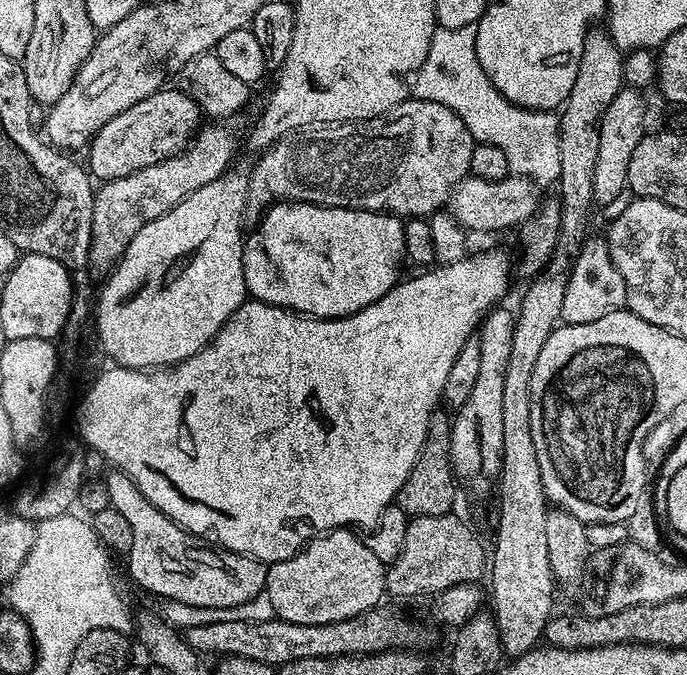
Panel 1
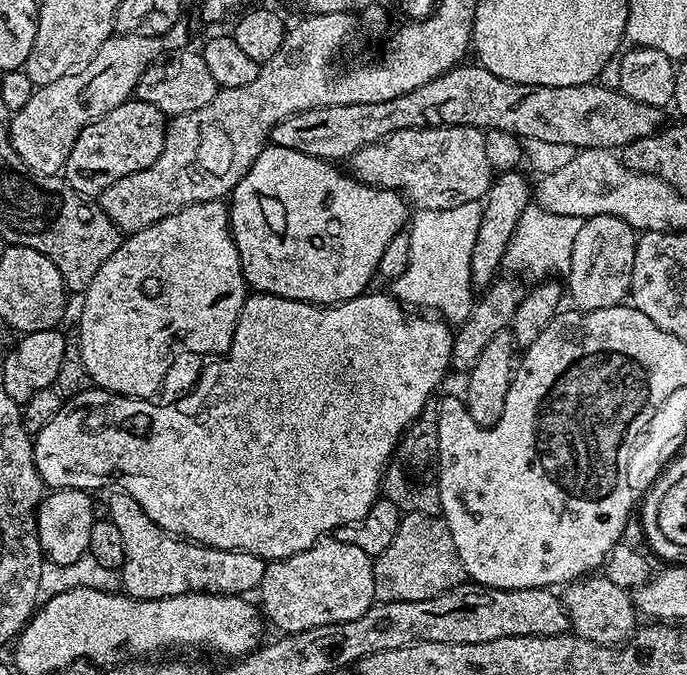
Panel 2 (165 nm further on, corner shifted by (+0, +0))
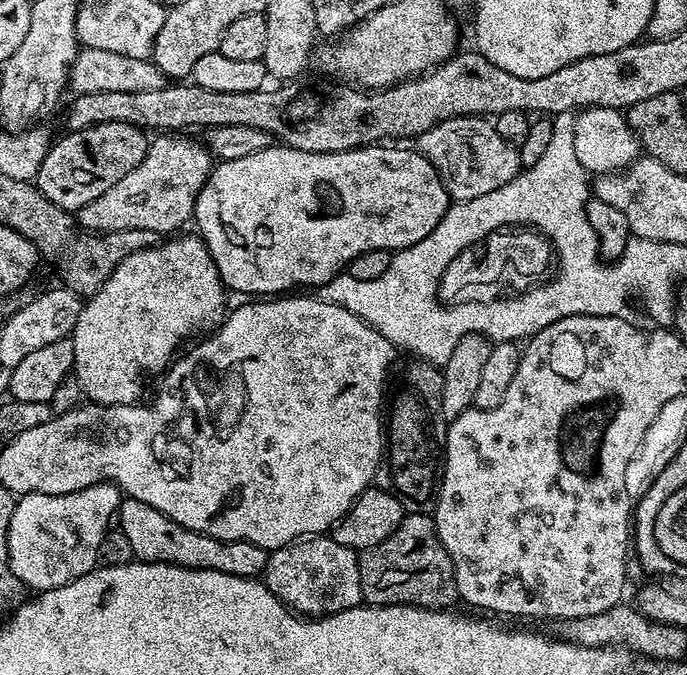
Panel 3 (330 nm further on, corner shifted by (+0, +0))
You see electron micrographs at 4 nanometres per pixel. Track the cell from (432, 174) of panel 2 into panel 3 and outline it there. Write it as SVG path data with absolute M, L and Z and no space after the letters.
M452 116L415 137L414 144L440 172L444 189L456 202L482 198L522 171L519 147L506 142L495 123L483 116Z

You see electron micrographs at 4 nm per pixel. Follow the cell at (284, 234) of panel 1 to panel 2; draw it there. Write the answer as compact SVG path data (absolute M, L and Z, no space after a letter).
M269 143L258 154L258 158L250 166L248 173L236 183L236 187L230 193L228 204L228 221L232 223L232 237L238 246L240 265L244 275L244 283L253 293L265 292L271 296L281 296L287 300L306 300L309 304L341 304L352 300L356 296L362 296L369 291L372 276L378 273L378 262L382 262L382 254L394 234L405 231L410 220L410 205L399 192L393 188L375 188L357 180L347 171L339 172L339 167L333 166L327 160L319 160L310 154L298 154L298 150L286 150L286 146L278 146Z

